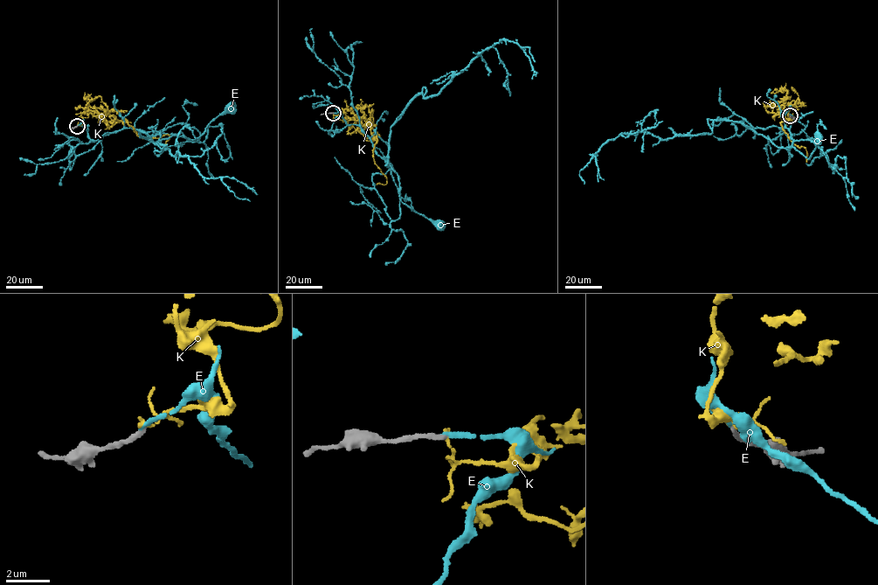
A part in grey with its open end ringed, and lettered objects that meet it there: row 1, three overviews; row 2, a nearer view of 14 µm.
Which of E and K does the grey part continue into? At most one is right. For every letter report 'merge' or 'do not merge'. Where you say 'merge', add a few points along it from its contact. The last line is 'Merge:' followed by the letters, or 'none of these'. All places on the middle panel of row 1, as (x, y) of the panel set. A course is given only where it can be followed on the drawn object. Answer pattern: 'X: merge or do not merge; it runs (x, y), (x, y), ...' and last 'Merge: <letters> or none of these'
E: merge; it runs (333, 113), (339, 114), (328, 134), (351, 124), (360, 127), (377, 154), (397, 173), (402, 201), (438, 225)
K: do not merge
Merge: E

